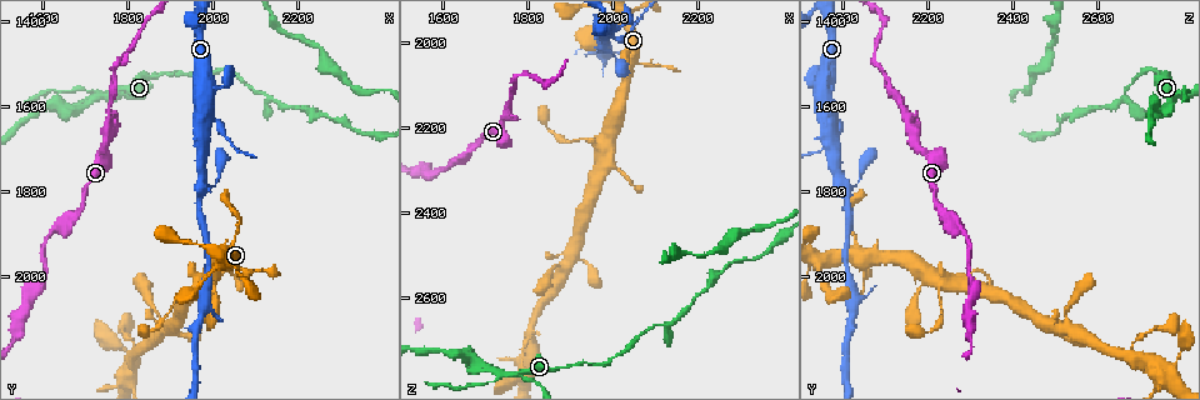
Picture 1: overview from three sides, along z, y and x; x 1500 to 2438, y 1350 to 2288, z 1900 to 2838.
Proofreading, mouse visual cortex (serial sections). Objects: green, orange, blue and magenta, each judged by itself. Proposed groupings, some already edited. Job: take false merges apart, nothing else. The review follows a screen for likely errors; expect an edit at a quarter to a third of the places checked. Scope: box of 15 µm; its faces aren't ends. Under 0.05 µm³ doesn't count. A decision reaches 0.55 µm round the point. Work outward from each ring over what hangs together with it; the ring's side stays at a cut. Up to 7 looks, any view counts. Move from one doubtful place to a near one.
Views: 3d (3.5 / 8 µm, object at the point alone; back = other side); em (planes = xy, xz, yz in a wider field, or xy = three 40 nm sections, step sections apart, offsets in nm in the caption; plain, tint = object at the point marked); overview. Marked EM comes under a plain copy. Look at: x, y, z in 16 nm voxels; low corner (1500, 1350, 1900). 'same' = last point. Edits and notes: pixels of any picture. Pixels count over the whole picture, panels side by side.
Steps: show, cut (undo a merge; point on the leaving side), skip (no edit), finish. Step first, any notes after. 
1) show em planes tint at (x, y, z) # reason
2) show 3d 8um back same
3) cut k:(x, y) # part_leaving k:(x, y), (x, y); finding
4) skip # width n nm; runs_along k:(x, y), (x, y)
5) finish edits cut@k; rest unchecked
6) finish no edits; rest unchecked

show 3d 8um at (1730, 1580, 2770) # a fork

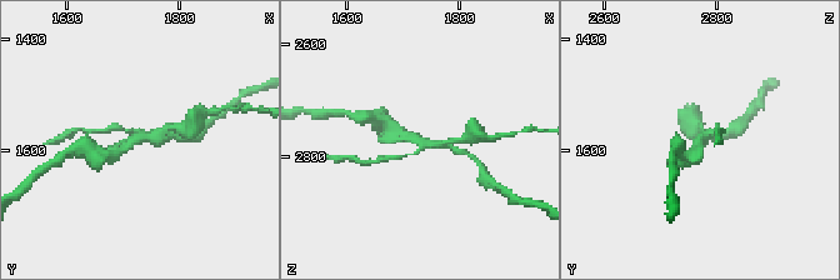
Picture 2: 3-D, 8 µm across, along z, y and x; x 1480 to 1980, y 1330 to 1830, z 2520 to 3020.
show em planes tint at (1740, 1580, 2775) # arms 3; arm_widths 100, 200, 200 nm; need the tissue

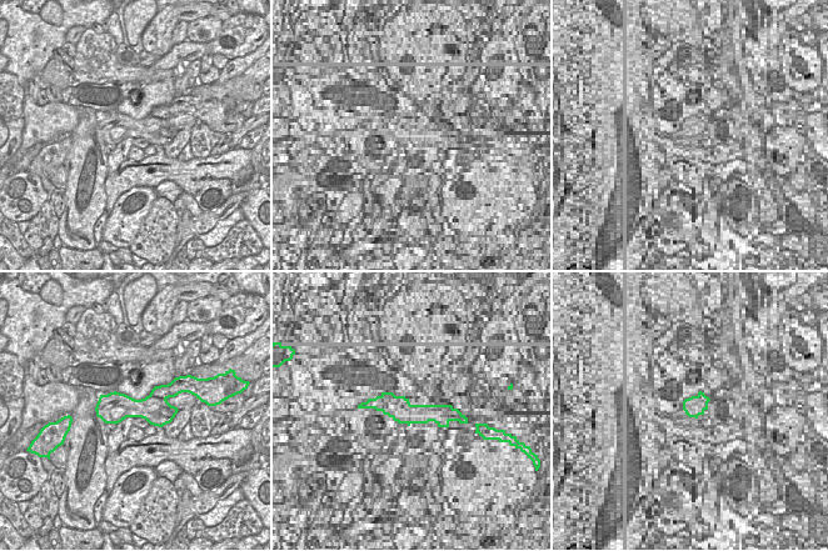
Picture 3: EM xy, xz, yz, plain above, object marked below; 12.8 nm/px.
cut 2:(399, 138) # part_leaving 2:(159, 134), (136, 139), (114, 154); a second cell is stuck on

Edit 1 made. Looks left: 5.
show overview # redraw

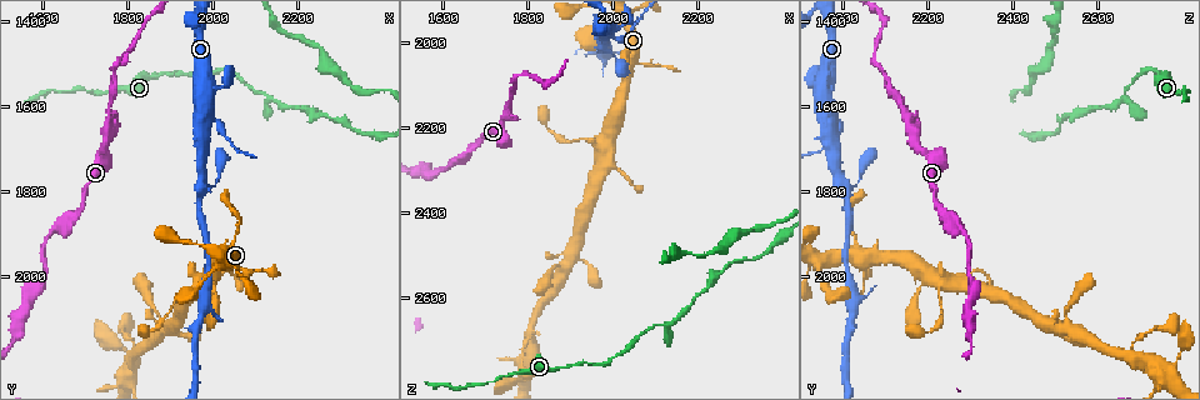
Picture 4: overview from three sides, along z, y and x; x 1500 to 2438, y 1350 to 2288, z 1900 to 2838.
show 3d 3.5um back at (2130, 1570, 2660)

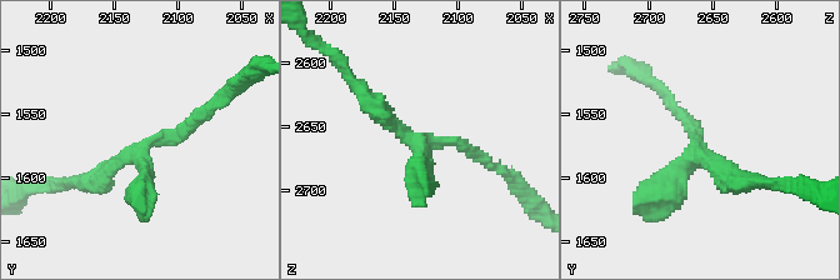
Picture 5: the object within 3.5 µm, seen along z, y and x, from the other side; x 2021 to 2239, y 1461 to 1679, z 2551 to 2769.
show em planes tint at (2126, 1576, 2662) # arms 3; arm_widths 200, 250, 300 nm

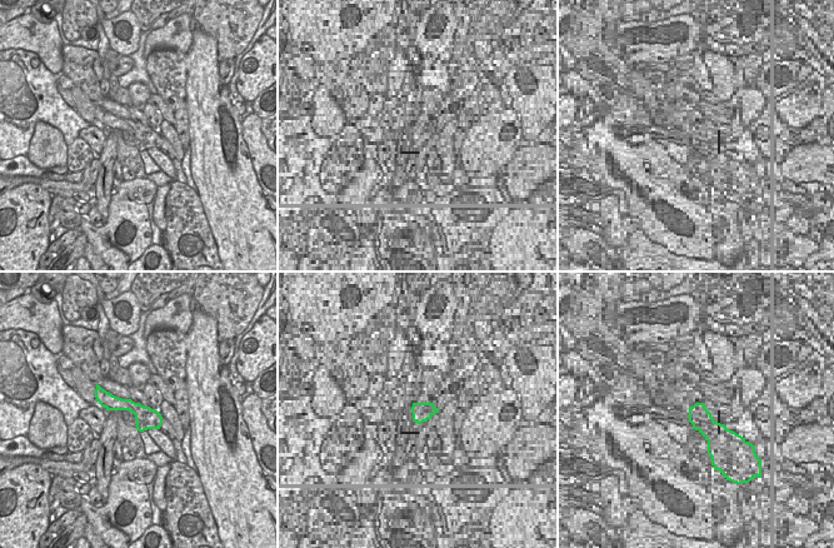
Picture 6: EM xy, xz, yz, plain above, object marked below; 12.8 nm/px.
skip # runs_along 6:(101, 397), (159, 421); one cell here

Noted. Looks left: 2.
show 3d 3.5um at (1980, 1640, 1970) # branch point

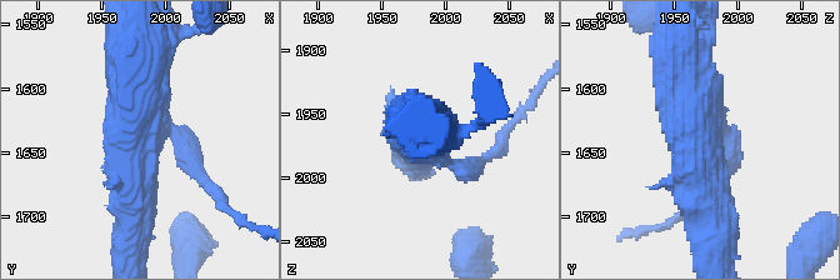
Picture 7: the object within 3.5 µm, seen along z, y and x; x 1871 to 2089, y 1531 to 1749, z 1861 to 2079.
cut 7:(199, 175) # part_leaving 7:(184, 139), (195, 170), (238, 220); a second cell is stuck on

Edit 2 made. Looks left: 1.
finish edits cut@2, cut@7; rest unchecked

